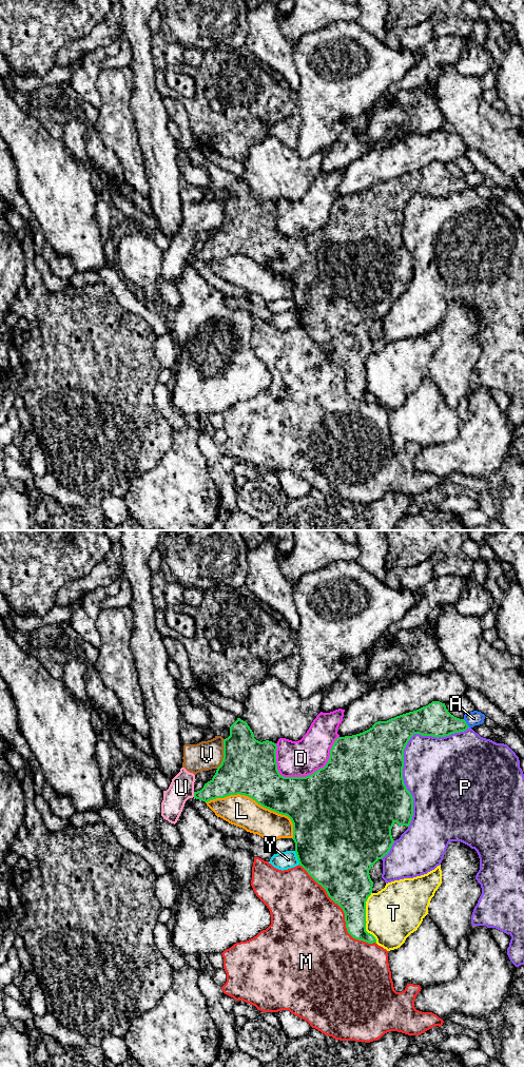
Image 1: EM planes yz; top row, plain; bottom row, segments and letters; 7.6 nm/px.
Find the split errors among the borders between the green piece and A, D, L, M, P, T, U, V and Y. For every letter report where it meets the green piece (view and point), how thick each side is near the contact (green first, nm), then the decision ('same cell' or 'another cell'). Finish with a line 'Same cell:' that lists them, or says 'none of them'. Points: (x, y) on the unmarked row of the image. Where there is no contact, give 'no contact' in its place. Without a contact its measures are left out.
A: meets green in yz at (466, 183); 240 nm thick on the green side, 110 nm on the other; another cell
D: meets green in yz at (315, 231); 500 nm thick on the green side, 280 nm on the other; another cell
L: meets green in yz at (257, 263); 380 nm thick on the green side, 240 nm on the other; another cell
M: meets green in yz at (344, 372); 360 nm thick on the green side, 480 nm on the other; another cell
P: meets green in yz at (403, 213); 480 nm thick on the green side, 440 nm on the other; another cell
T: meets green in yz at (365, 379); 300 nm thick on the green side, 400 nm on the other; another cell
U: meets green in yz at (194, 254); 200 nm thick on the green side, 190 nm on the other; another cell
V: meets green in yz at (224, 214); 420 nm thick on the green side, 220 nm on the other; another cell
Y: meets green in yz at (297, 317); 500 nm thick on the green side, 140 nm on the other; another cell
Same cell: none of them

